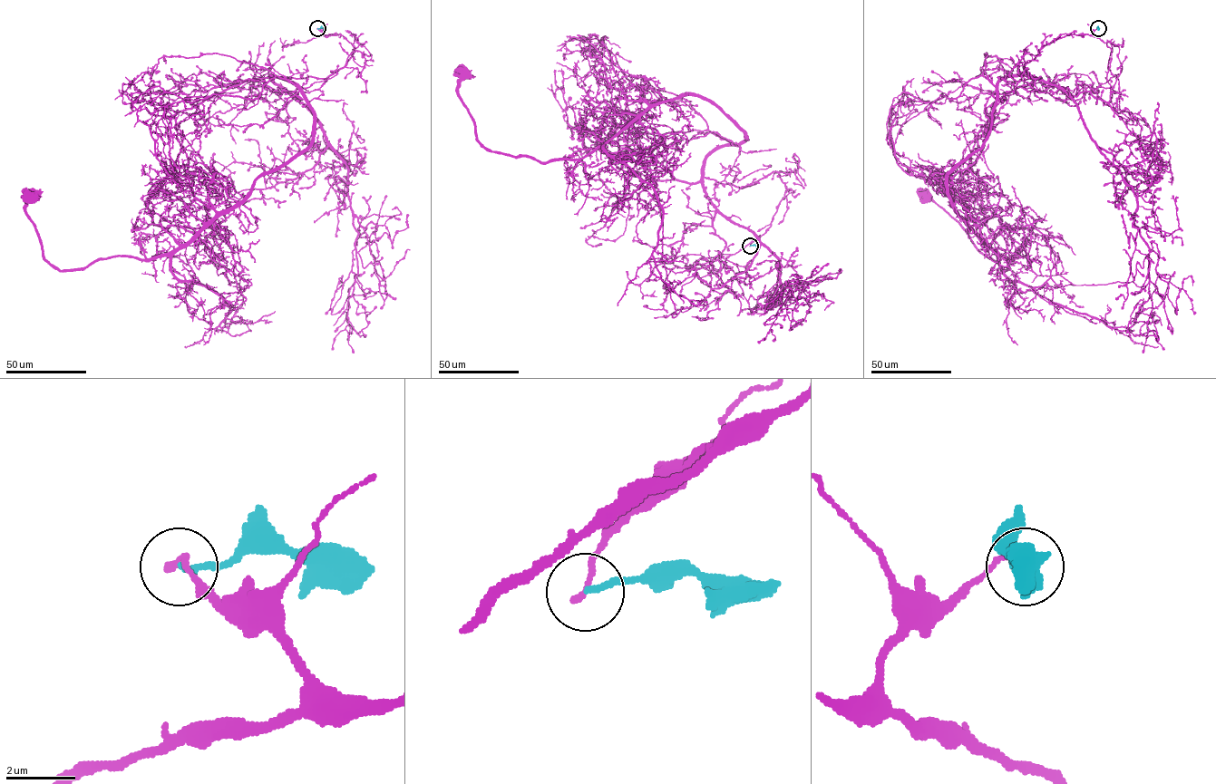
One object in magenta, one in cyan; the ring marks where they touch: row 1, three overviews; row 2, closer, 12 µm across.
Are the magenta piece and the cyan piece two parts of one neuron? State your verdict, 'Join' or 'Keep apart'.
Keep apart

